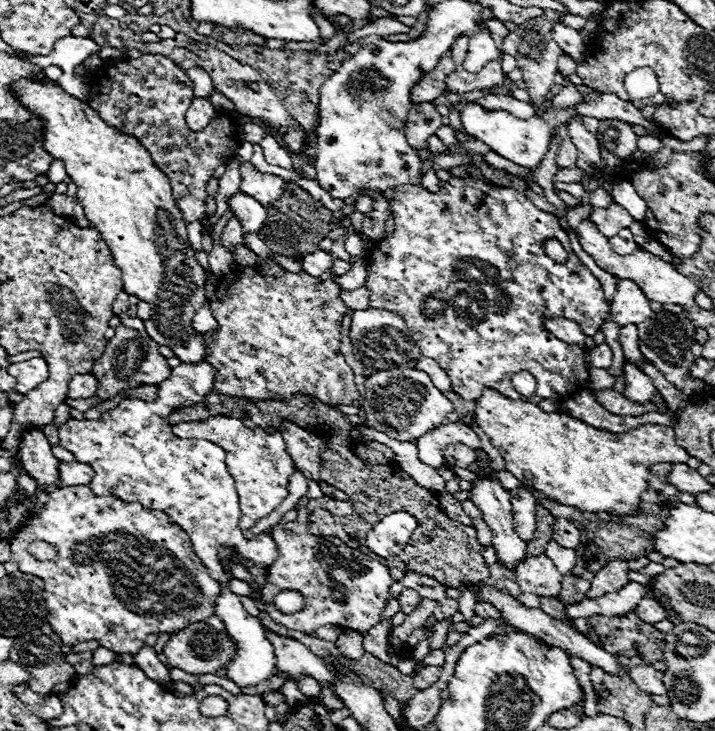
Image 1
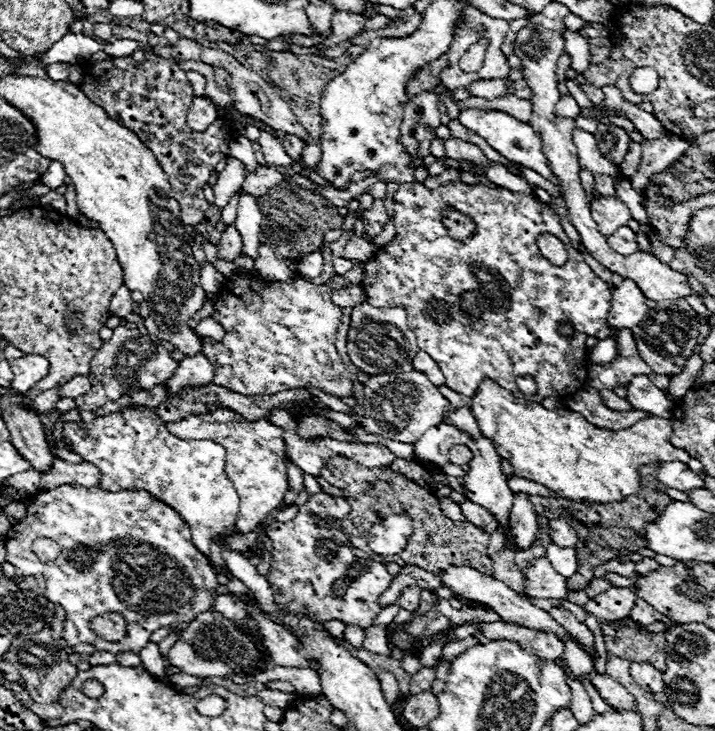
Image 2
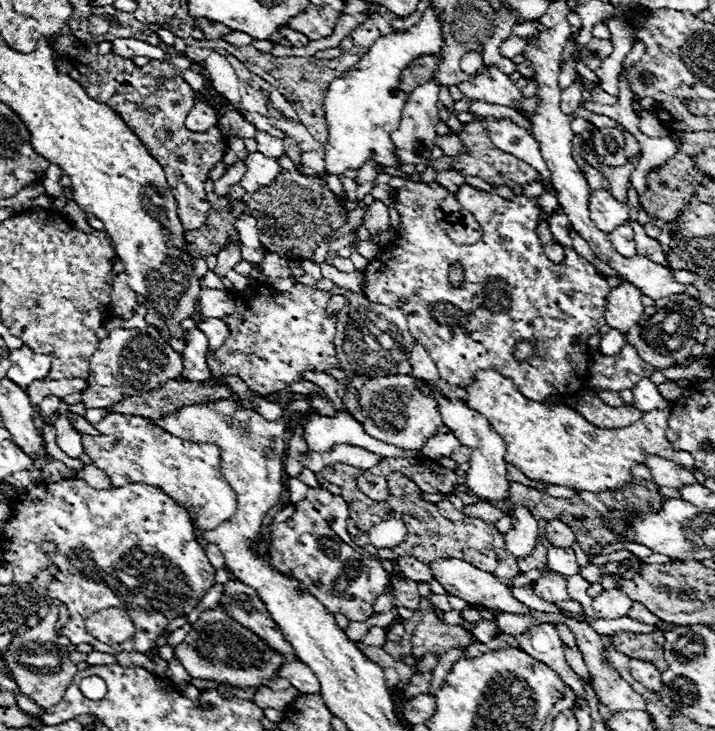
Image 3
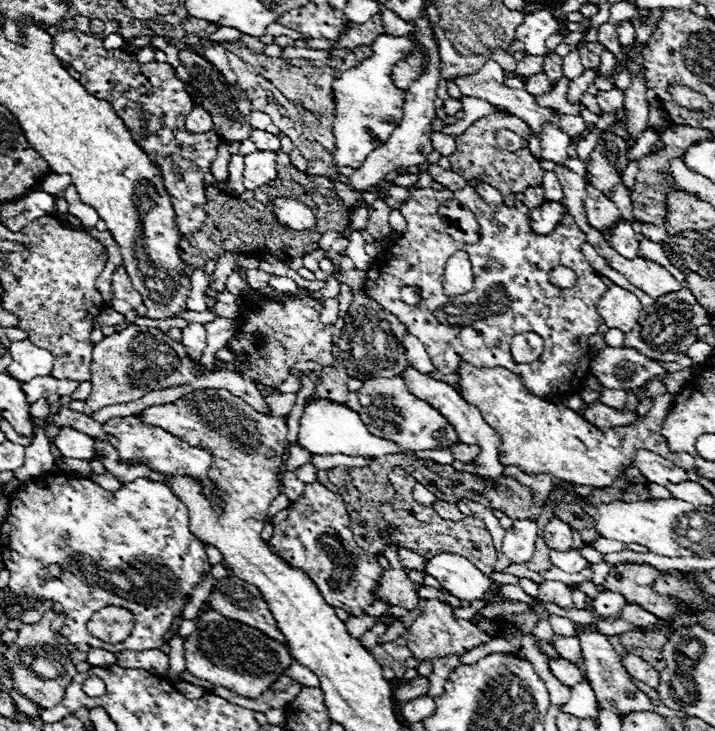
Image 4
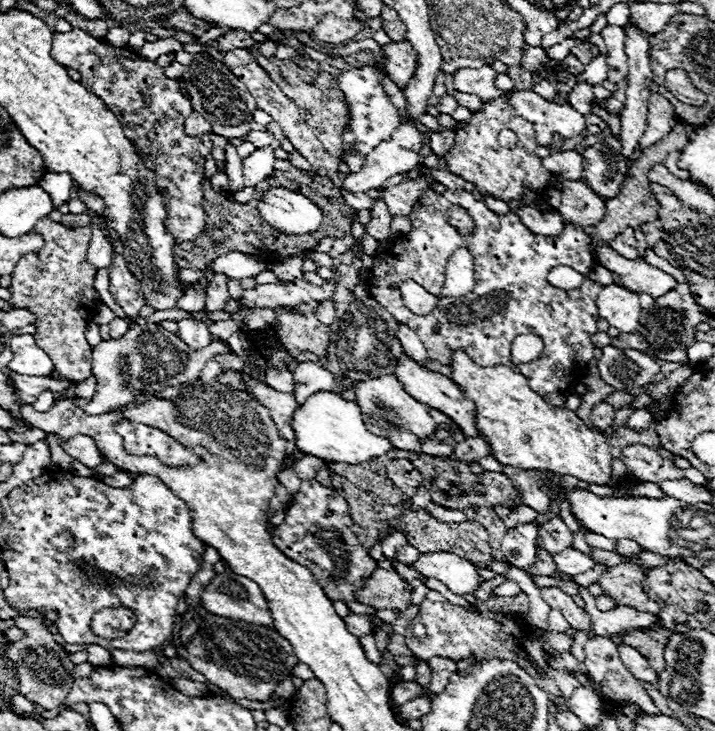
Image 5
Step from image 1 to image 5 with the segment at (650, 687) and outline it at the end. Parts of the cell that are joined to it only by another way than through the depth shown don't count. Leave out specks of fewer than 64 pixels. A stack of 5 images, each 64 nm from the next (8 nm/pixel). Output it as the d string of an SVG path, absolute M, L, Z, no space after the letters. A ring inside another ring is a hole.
M622 644L622 646L618 646L618 652L620 652L620 658L624 660L624 666L626 666L638 680L644 680L644 682L650 682L650 684L658 682L658 674L650 668L648 660L646 660L638 650Z

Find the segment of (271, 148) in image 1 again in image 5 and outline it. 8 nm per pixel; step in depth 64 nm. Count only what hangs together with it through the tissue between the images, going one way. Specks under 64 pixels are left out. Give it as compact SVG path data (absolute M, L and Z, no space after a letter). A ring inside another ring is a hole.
M250 130L248 136L246 136L248 142L252 142L256 148L266 148L266 146L272 146L276 144L276 138L272 132L268 130Z

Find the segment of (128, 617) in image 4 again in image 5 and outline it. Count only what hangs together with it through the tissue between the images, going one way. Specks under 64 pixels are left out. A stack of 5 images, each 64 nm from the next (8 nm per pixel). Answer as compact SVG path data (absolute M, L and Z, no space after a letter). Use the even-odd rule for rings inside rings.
M104 608L92 616L92 632L100 638L122 638L136 624L136 614L128 608Z

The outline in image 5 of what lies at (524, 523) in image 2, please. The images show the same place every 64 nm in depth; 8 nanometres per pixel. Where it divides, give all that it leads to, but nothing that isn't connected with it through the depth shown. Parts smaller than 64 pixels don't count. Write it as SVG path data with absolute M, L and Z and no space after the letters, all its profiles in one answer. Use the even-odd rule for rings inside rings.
M534 522L510 528L500 544L506 562L518 568L532 566L536 562L536 538L538 538L538 526Z

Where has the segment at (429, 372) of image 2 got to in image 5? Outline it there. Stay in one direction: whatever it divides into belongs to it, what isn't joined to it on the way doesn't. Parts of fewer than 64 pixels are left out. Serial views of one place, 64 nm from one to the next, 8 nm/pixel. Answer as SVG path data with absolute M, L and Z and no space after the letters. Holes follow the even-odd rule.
M400 324L400 330L398 330L396 336L398 336L398 340L400 340L404 352L406 352L408 356L412 356L412 360L416 360L420 366L428 366L426 348L424 348L424 344L420 342L420 338L418 338L408 326Z

